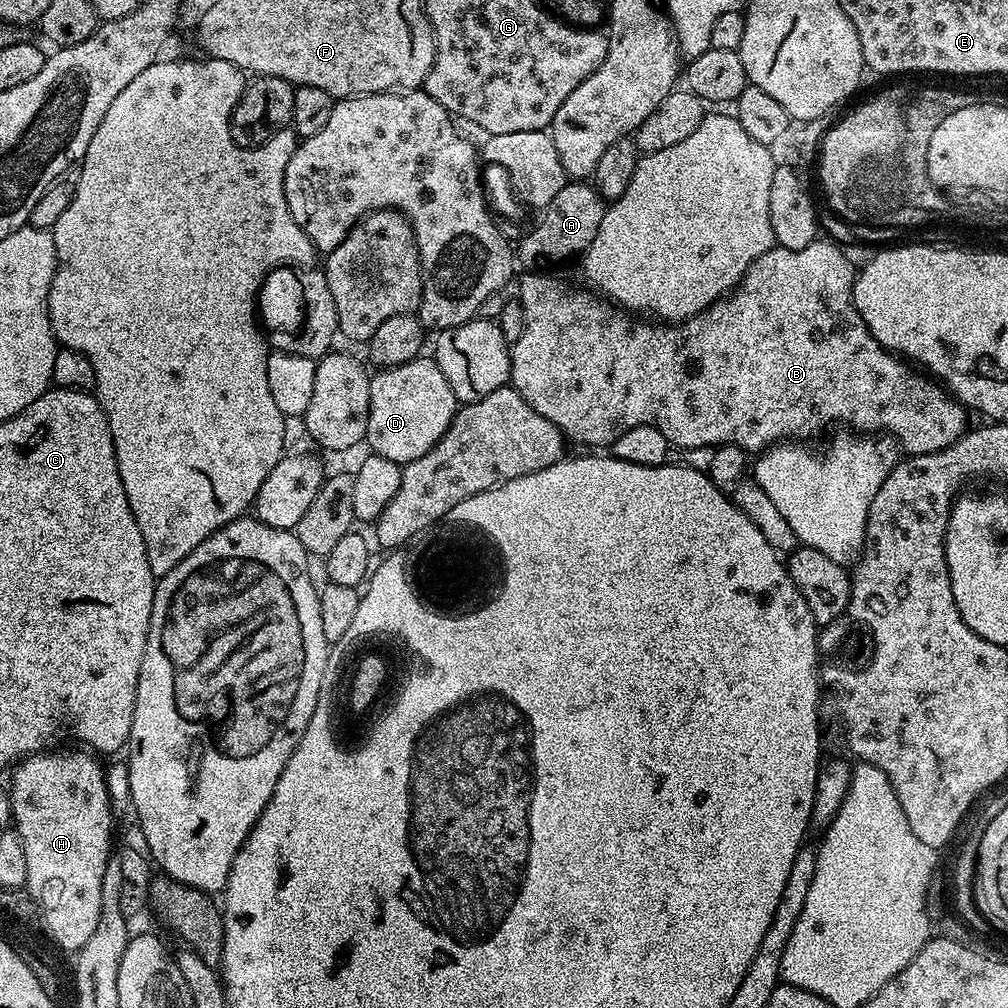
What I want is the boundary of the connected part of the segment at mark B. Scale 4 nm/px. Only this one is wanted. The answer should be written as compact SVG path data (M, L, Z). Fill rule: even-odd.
M818 238L810 246L802 246L802 250L786 250L779 246L766 250L762 258L758 258L749 266L744 277L727 298L715 300L706 311L699 312L696 316L691 316L675 326L669 326L664 322L636 324L635 315L597 298L591 291L588 293L579 292L576 288L560 288L559 282L554 277L548 276L552 274L541 274L536 270L528 270L523 274L525 276L520 280L518 301L525 314L525 329L522 330L522 336L510 344L512 353L510 384L518 394L522 394L522 398L530 407L538 410L538 414L542 414L542 418L550 418L550 422L554 422L554 426L558 426L569 441L577 440L580 444L593 444L596 447L593 449L600 450L603 449L600 448L603 444L604 447L610 446L615 440L622 438L626 430L634 430L634 426L645 424L662 430L669 445L676 450L733 444L749 454L756 454L781 442L807 441L809 439L807 436L822 431L827 424L832 424L835 420L845 420L848 423L845 425L849 429L859 430L864 434L876 434L883 430L895 439L905 453L917 456L927 452L937 452L950 446L959 436L964 435L969 427L969 413L947 388L941 386L935 379L929 378L923 371L917 370L911 363L905 362L895 352L880 347L874 334L870 334L866 322L862 322L858 310L852 304L854 264L844 257L844 252L838 245L831 244L824 238Z

